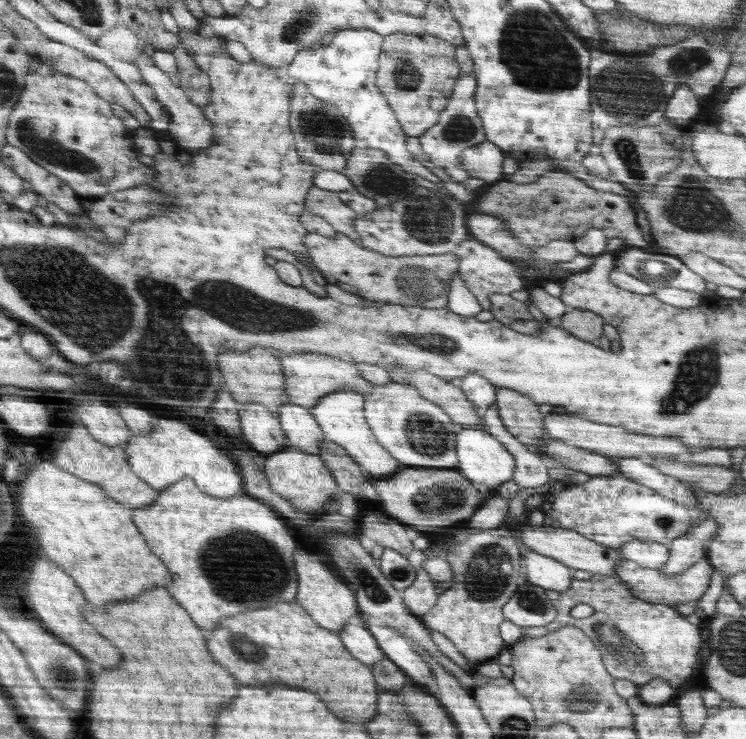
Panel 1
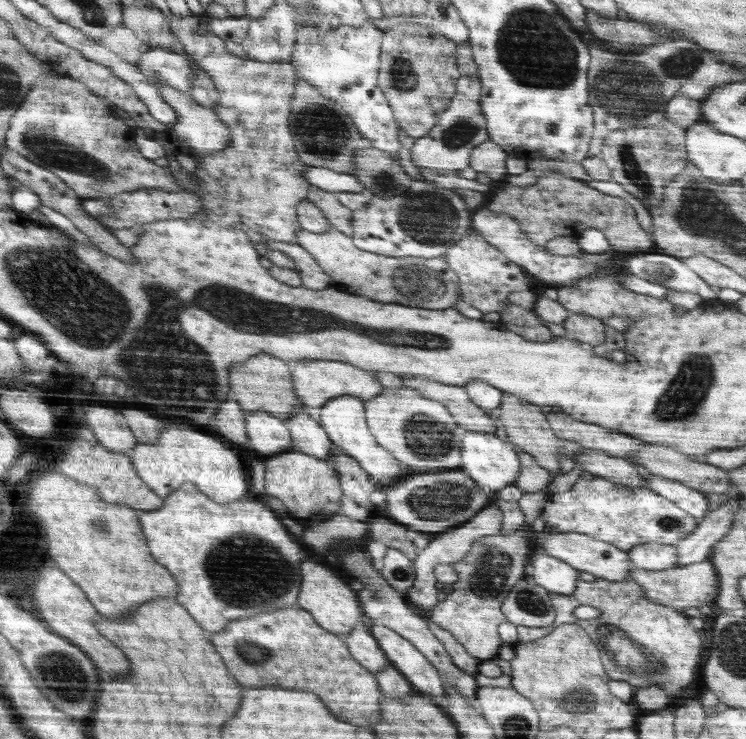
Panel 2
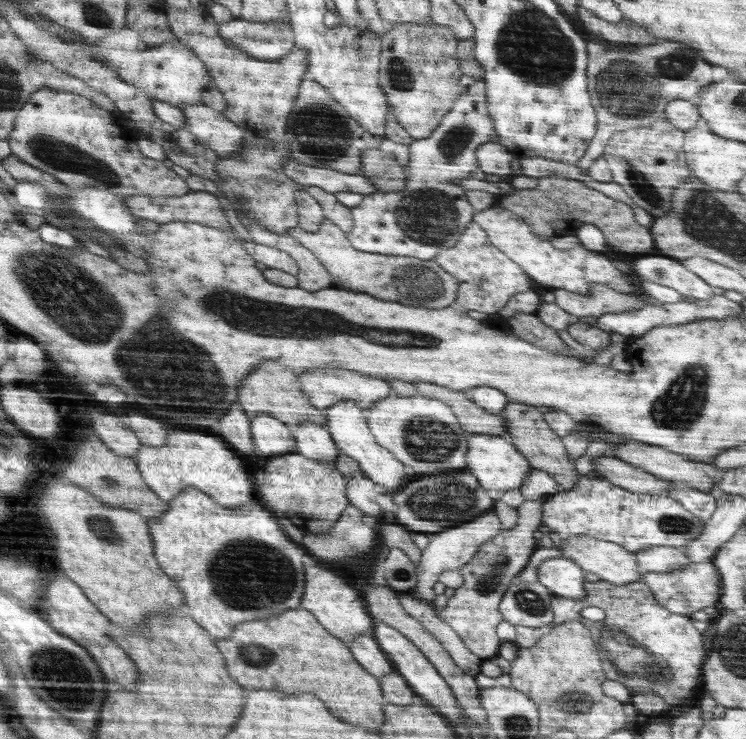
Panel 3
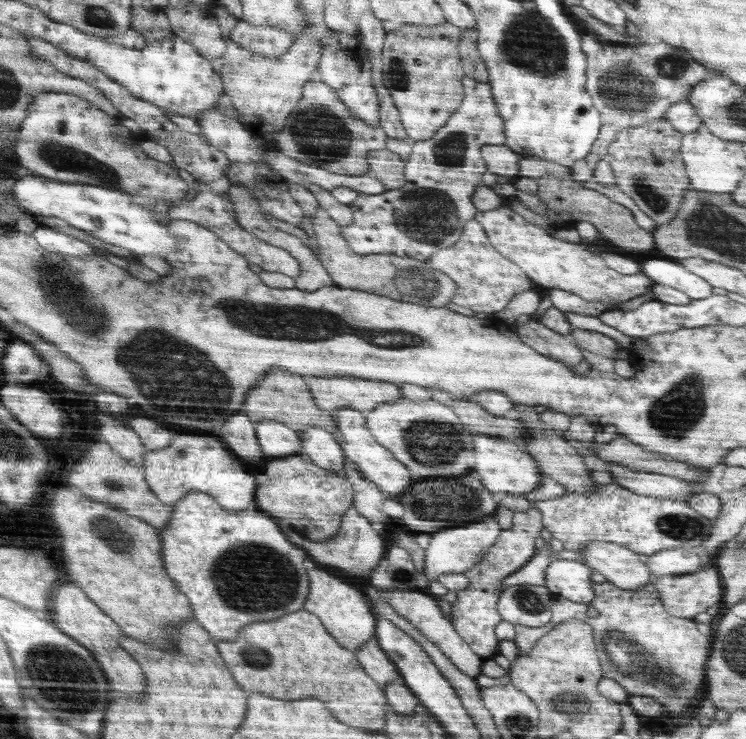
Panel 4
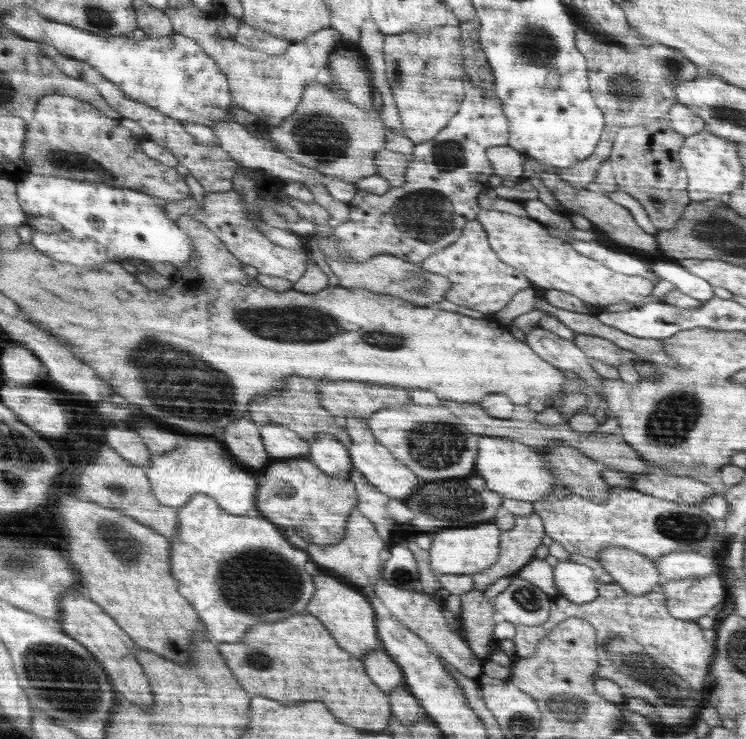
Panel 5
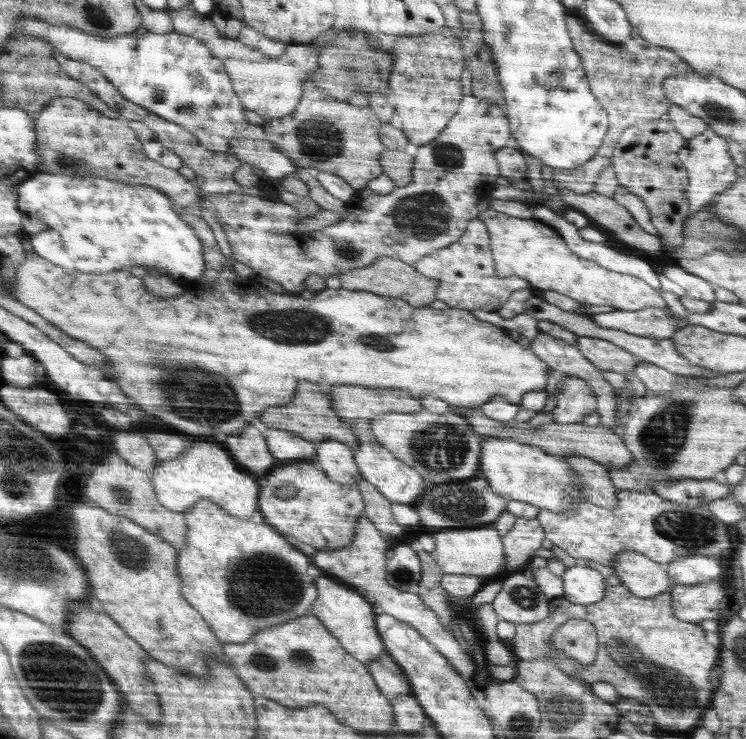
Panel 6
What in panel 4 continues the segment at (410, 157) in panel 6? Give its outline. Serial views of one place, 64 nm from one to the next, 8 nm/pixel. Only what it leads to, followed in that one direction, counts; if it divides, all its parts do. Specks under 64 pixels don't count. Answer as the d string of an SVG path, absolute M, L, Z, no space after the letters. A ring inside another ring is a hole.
M390 150L372 151L368 155L371 172L386 191L401 189L406 185L406 164L403 158Z

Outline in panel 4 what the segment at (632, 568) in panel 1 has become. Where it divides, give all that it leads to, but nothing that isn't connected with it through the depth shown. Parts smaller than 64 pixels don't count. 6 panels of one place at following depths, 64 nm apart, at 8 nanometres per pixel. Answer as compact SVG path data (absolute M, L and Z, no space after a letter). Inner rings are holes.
M716 566L702 567L699 571L655 576L651 583L659 592L663 607L672 616L692 619L722 598L722 584Z

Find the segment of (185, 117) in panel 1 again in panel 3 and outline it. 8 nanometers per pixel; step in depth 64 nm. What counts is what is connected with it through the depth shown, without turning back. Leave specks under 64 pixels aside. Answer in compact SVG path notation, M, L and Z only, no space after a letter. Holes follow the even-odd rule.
M186 105L183 111L187 116L185 130L195 136L197 144L203 144L220 157L234 156L242 148L242 130L228 122L220 112L207 105Z

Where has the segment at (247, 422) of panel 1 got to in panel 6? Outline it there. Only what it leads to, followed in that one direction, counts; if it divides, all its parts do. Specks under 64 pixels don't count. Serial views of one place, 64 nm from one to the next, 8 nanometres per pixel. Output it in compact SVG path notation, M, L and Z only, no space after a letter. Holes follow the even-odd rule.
M269 428L262 436L266 439L272 456L280 462L313 462L316 443L279 428Z

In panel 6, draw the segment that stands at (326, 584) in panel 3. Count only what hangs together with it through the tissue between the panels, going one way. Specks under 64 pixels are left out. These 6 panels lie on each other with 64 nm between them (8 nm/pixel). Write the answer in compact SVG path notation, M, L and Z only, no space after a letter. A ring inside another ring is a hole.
M316 573L314 577L314 584L319 587L319 596L310 605L309 614L319 618L332 636L339 638L340 644L343 645L352 657L356 660L363 661L364 664L382 658L384 652L384 644L378 638L376 626L374 626L374 612L372 612L372 604L366 602L360 594L336 584L334 580L324 578L324 575Z

